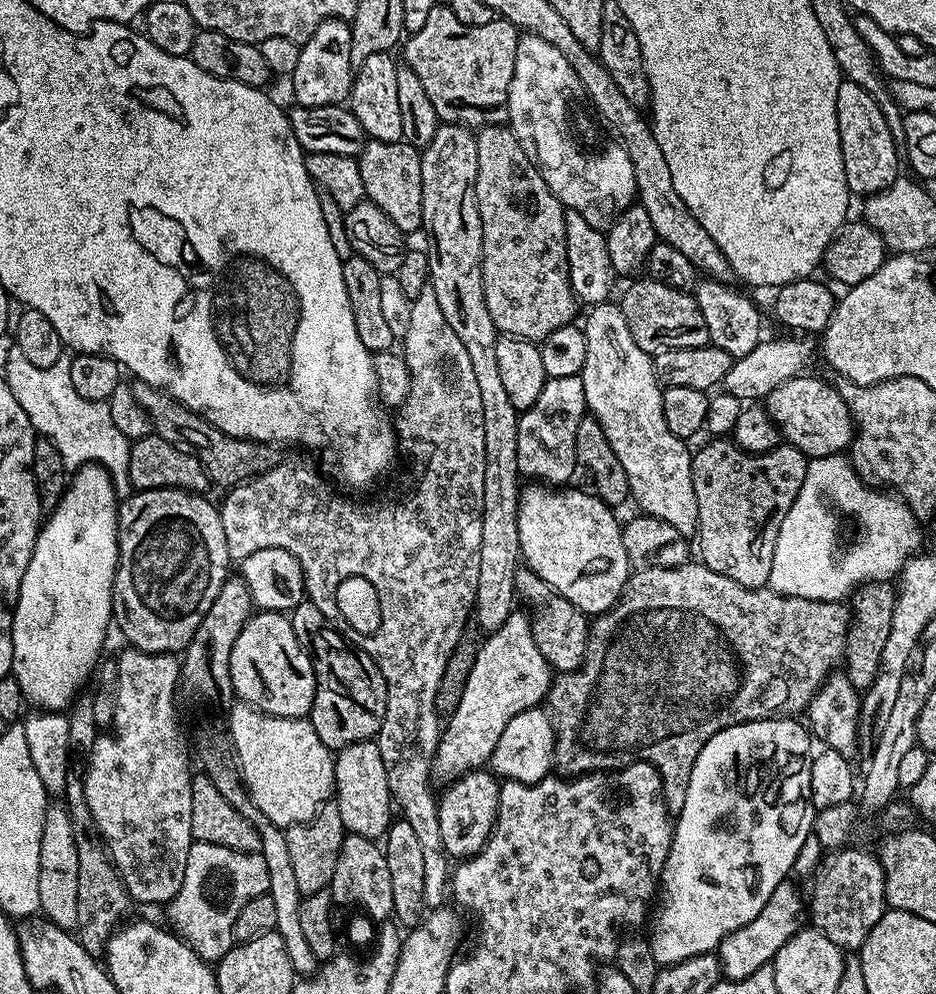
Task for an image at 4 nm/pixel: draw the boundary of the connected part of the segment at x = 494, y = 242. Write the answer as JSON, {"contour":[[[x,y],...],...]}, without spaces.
{"contour":[[[484,126],[476,132],[476,145],[478,146],[478,178],[476,179],[476,201],[482,218],[482,286],[486,294],[486,310],[490,310],[490,318],[494,322],[497,333],[506,336],[521,336],[523,340],[539,342],[546,339],[554,330],[573,323],[577,318],[576,306],[578,299],[571,288],[570,274],[568,273],[567,246],[566,246],[566,211],[558,197],[546,186],[540,176],[540,169],[535,163],[530,162],[530,156],[524,153],[521,137],[517,136],[508,126]]]}

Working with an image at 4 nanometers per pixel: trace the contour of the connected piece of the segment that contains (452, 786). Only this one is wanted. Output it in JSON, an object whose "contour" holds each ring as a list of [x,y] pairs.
{"contour":[[[473,770],[458,776],[438,796],[438,830],[442,830],[442,846],[449,857],[467,858],[484,849],[488,835],[496,824],[500,801],[500,784],[488,770]]]}

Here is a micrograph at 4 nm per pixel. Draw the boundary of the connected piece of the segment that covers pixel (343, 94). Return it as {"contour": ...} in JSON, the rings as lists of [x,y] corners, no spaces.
{"contour":[[[323,20],[309,40],[300,44],[298,66],[290,77],[293,101],[302,107],[343,105],[352,95],[354,65],[350,62],[352,25],[347,20]]]}

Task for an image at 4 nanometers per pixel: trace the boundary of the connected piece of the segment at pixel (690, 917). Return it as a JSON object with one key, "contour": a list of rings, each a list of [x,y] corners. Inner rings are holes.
{"contour":[[[796,718],[748,720],[745,724],[735,724],[729,728],[718,730],[718,734],[714,734],[710,738],[710,742],[706,742],[706,746],[702,746],[702,754],[698,754],[698,762],[694,762],[694,770],[690,770],[690,786],[686,786],[686,802],[675,817],[672,845],[668,851],[664,868],[660,872],[658,885],[660,909],[656,912],[656,921],[652,924],[652,936],[650,935],[654,958],[660,966],[677,964],[686,958],[694,958],[698,954],[716,952],[720,943],[734,930],[738,930],[749,924],[754,918],[758,918],[762,906],[766,906],[766,902],[770,902],[770,894],[774,894],[776,887],[789,879],[788,871],[795,866],[796,859],[799,858],[804,843],[810,840],[810,833],[814,828],[814,809],[810,794],[810,766],[812,765],[814,740],[809,729],[801,721],[800,725],[798,721],[800,720]],[[700,876],[712,876],[712,880],[716,880],[716,884],[720,884],[720,900],[732,900],[732,904],[700,904]]]}

